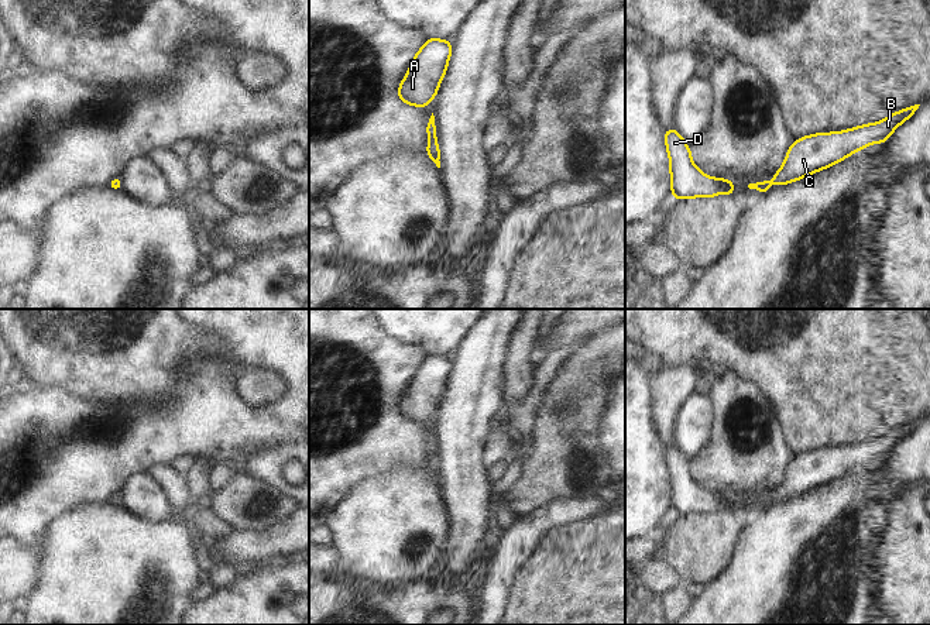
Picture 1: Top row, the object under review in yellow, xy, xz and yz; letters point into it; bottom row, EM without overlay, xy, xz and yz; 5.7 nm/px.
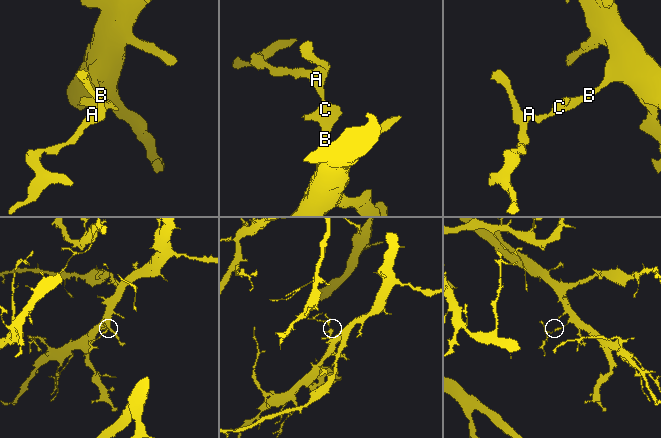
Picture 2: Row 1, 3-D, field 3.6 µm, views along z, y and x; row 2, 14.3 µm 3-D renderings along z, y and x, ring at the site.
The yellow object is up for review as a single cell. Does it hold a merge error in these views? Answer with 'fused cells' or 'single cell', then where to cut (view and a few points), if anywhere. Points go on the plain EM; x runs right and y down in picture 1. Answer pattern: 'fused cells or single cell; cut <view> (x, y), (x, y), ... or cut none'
single cell; cut none

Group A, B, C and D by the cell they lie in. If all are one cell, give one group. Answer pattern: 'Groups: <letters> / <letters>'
Groups: A B C D.

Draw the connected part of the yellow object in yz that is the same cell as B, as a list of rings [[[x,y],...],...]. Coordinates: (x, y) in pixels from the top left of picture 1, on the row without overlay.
[[[909,422],[878,439],[840,449],[817,449],[799,454],[790,461],[782,484],[771,497],[749,499],[748,504],[765,509],[771,505],[772,498],[780,502],[799,497],[843,477],[869,460],[883,460],[899,440],[914,430],[919,422]]]

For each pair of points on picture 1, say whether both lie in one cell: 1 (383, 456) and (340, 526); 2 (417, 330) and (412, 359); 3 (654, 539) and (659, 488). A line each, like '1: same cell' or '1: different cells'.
1: different cells
2: different cells
3: different cells

